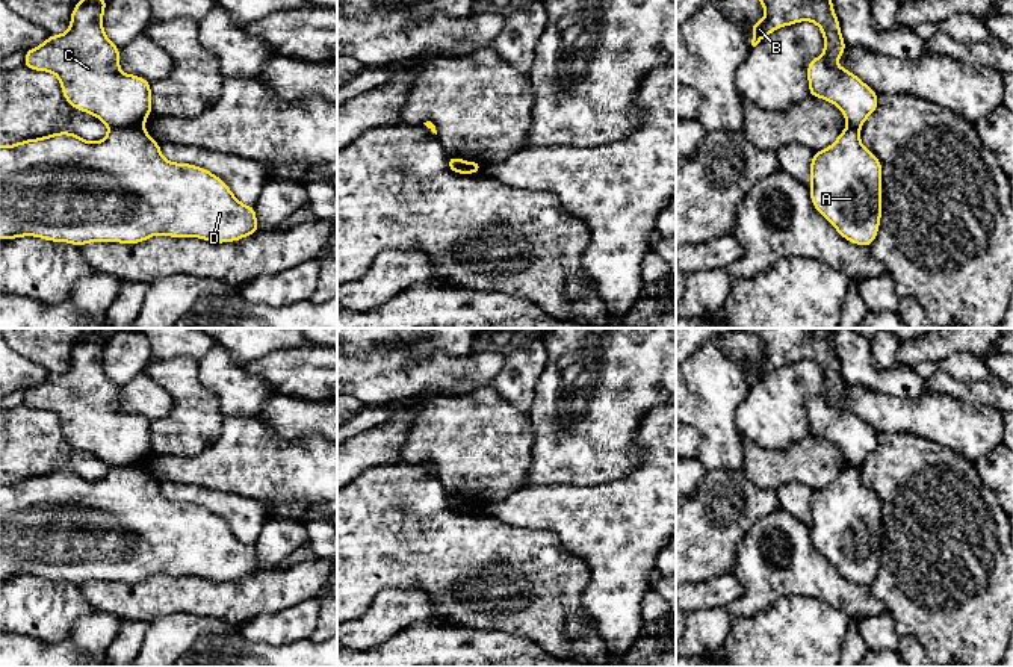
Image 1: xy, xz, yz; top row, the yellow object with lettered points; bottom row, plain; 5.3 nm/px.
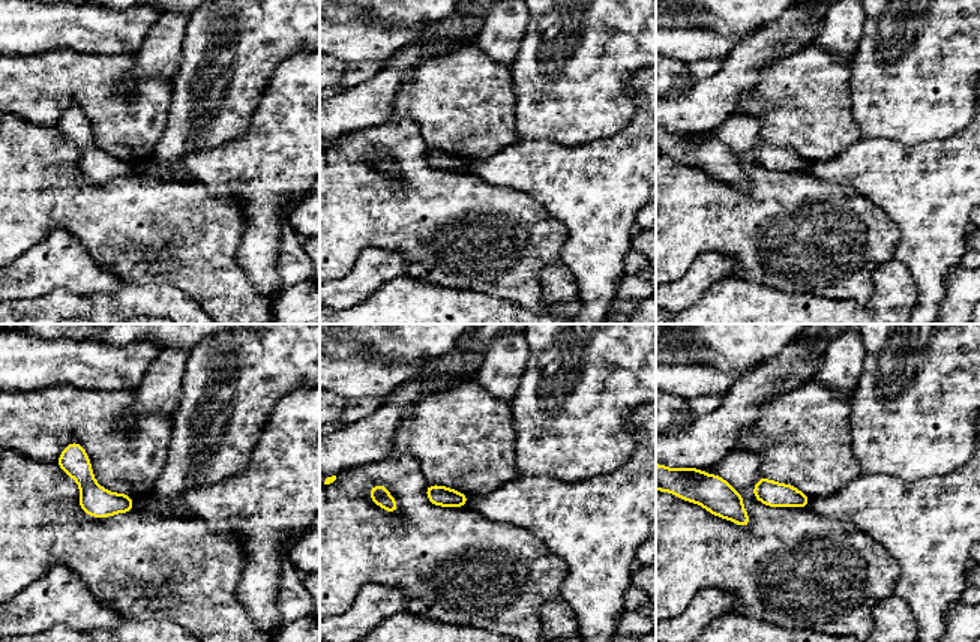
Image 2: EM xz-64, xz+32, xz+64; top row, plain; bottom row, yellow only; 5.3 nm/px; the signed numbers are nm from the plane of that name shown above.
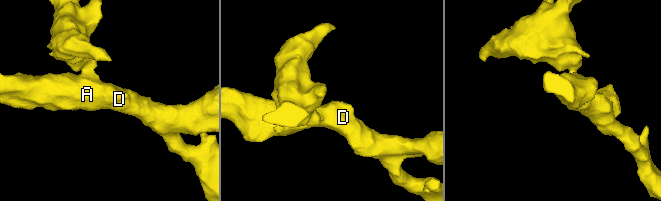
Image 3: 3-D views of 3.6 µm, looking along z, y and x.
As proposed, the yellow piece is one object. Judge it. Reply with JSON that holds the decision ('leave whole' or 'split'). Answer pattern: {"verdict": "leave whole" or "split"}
{"verdict": "split"}

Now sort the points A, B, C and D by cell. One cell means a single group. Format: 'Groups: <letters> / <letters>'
Groups: A D / B C

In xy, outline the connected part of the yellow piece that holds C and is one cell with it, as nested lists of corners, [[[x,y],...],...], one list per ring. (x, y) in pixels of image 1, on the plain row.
[[[88,331],[73,346],[70,368],[62,374],[48,374],[38,386],[24,392],[24,405],[35,410],[53,411],[67,442],[94,454],[109,467],[141,466],[153,452],[151,422],[141,414],[124,413],[119,408],[119,390],[104,372],[103,352],[109,342],[100,333]]]

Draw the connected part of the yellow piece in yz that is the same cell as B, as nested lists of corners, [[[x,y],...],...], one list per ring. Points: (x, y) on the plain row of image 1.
[[[741,328],[753,333],[765,348],[765,357],[750,363],[756,386],[774,369],[812,360],[824,375],[824,392],[807,401],[809,436],[838,445],[850,466],[860,469],[878,446],[877,431],[844,405],[835,405],[845,390],[839,358],[832,345],[835,328]]]

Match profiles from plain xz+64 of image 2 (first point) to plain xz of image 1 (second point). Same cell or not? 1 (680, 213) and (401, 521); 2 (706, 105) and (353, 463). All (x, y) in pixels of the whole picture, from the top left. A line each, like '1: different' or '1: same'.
1: same
2: same

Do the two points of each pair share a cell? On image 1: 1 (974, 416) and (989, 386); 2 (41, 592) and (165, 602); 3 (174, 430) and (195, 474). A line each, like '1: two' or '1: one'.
1: two
2: two
3: two

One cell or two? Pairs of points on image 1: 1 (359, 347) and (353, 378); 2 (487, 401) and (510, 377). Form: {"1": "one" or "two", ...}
{"1": "two", "2": "two"}

